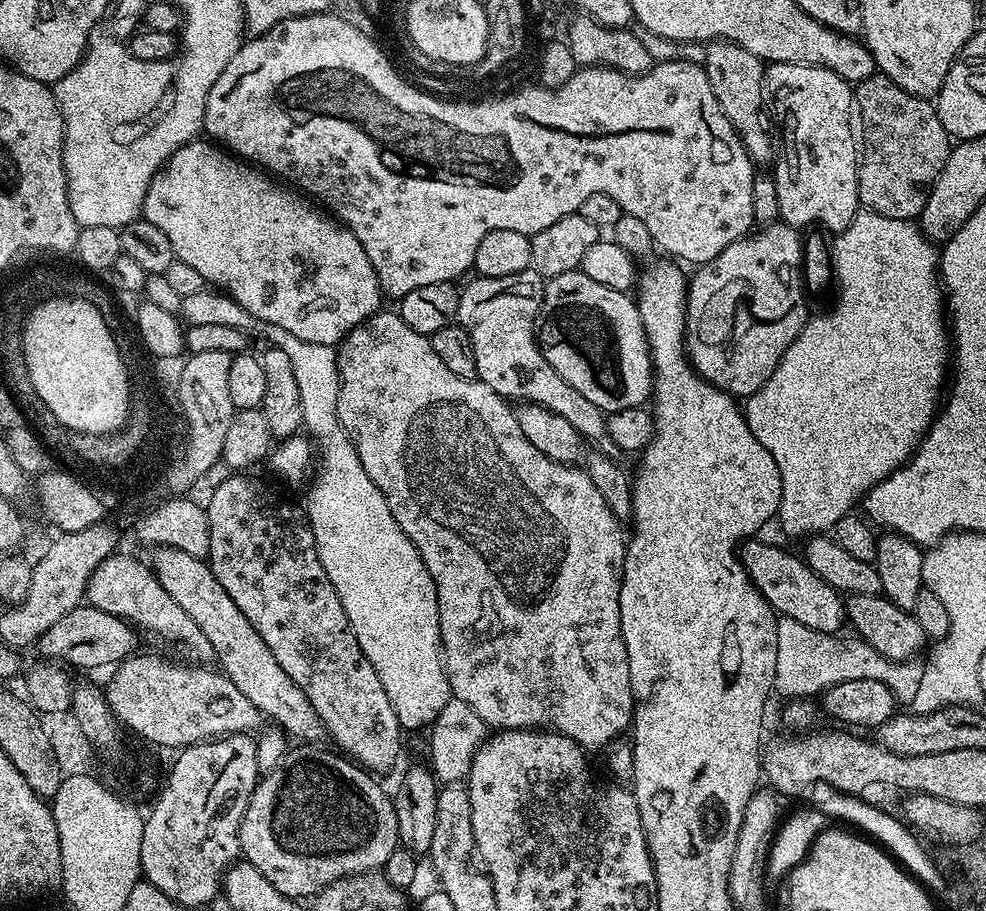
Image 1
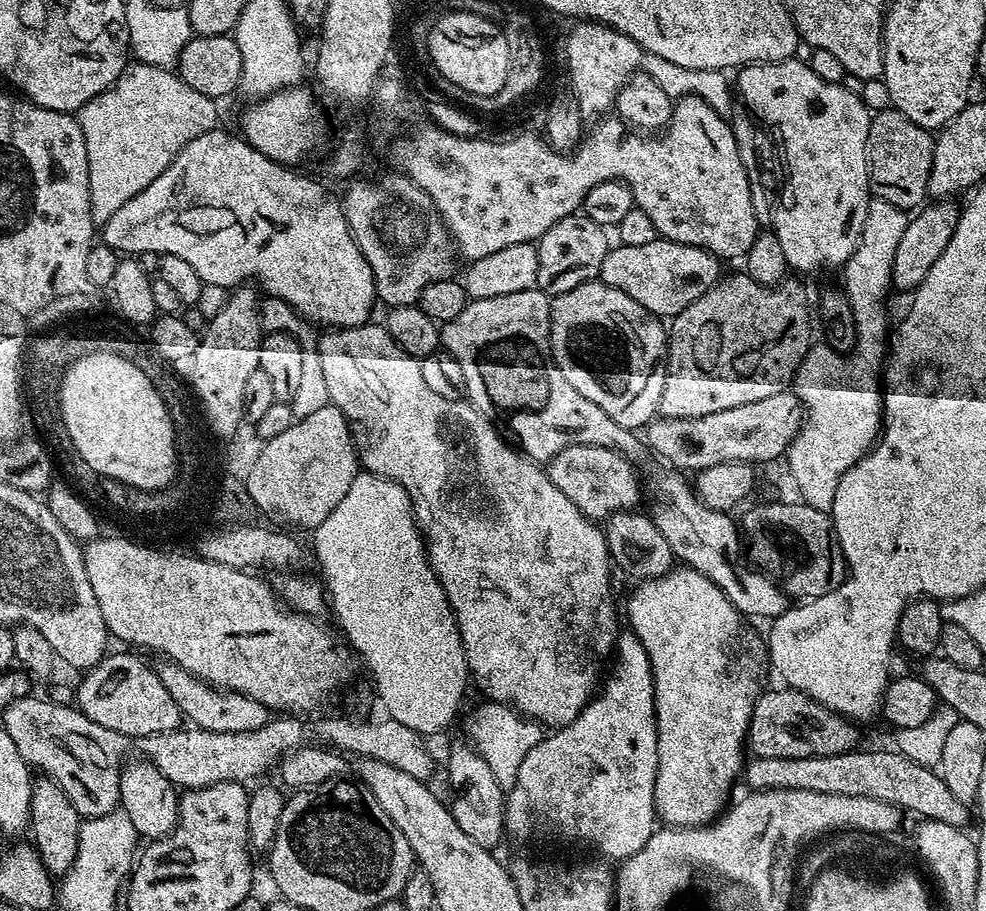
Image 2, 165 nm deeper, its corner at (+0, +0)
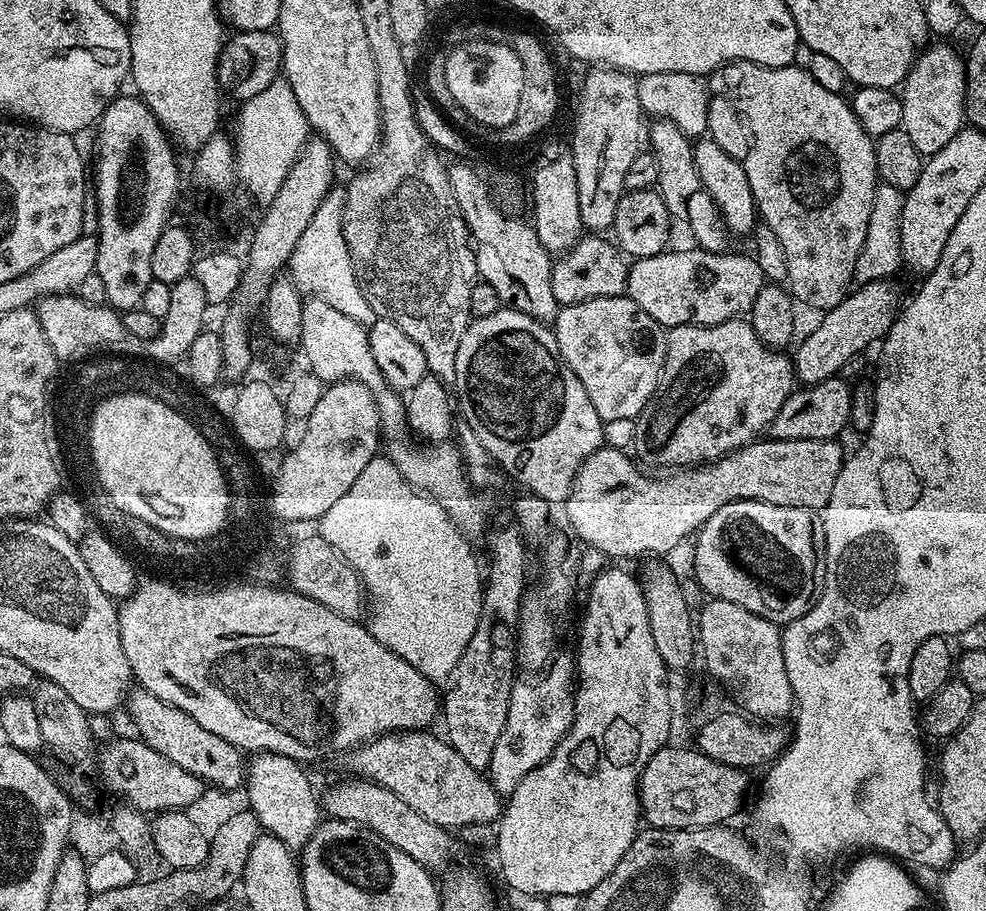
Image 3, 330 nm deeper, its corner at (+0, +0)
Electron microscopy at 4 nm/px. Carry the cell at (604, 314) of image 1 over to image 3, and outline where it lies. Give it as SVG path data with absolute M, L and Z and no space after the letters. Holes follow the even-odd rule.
M625 294L563 305L557 311L554 331L562 358L586 386L601 420L635 420L660 381L668 349L665 329Z

